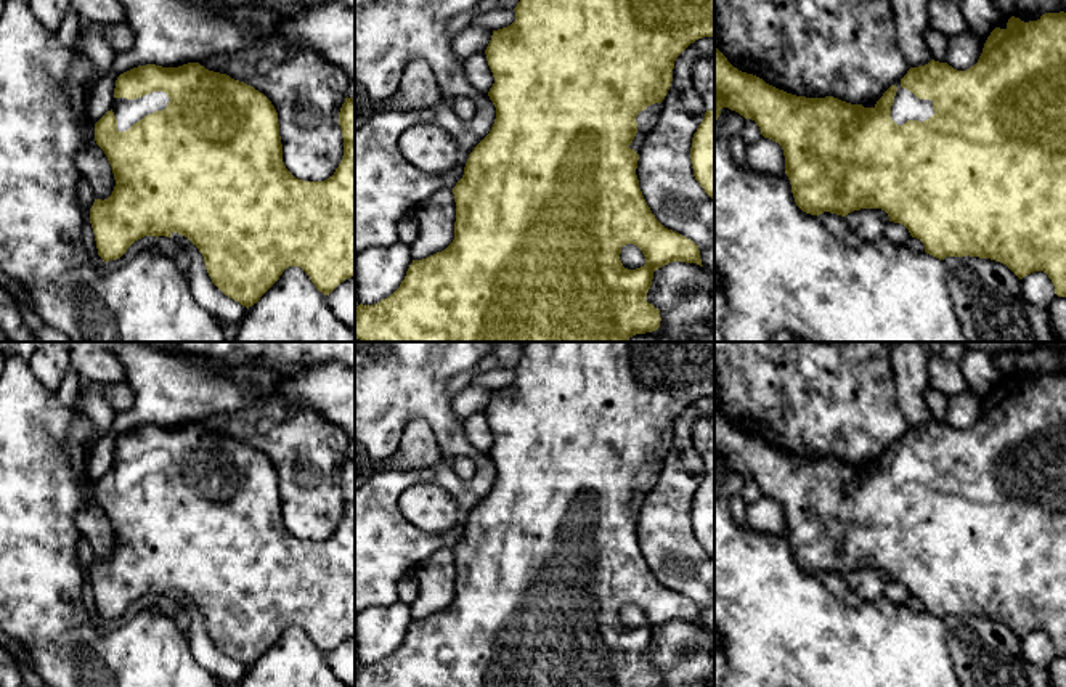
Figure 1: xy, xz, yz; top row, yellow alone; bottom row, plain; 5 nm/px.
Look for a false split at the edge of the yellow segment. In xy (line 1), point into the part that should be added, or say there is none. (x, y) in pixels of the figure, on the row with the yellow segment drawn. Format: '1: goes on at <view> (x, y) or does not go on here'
1: goes on at xy (127, 113)

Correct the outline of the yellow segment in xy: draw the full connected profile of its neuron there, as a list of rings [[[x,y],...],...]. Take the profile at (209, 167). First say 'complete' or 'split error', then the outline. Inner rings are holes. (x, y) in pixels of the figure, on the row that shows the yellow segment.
split error; [[[199,63],[178,67],[146,64],[120,74],[116,80],[111,109],[95,124],[95,141],[104,151],[114,173],[112,194],[101,201],[95,199],[90,209],[90,223],[95,233],[98,255],[103,262],[120,258],[127,249],[144,236],[170,238],[178,233],[188,238],[202,254],[205,270],[212,283],[230,299],[246,308],[252,307],[279,279],[289,266],[300,266],[315,287],[329,295],[340,283],[355,276],[355,98],[345,98],[339,112],[339,125],[344,138],[344,156],[334,175],[324,181],[305,181],[295,178],[283,162],[283,144],[279,136],[278,112],[271,101],[254,87],[234,80],[226,74],[214,72]]]

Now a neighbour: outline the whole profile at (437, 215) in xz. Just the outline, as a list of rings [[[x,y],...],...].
[[[441,189],[424,201],[413,215],[419,236],[409,246],[413,260],[445,250],[454,239],[456,202],[453,189]]]

